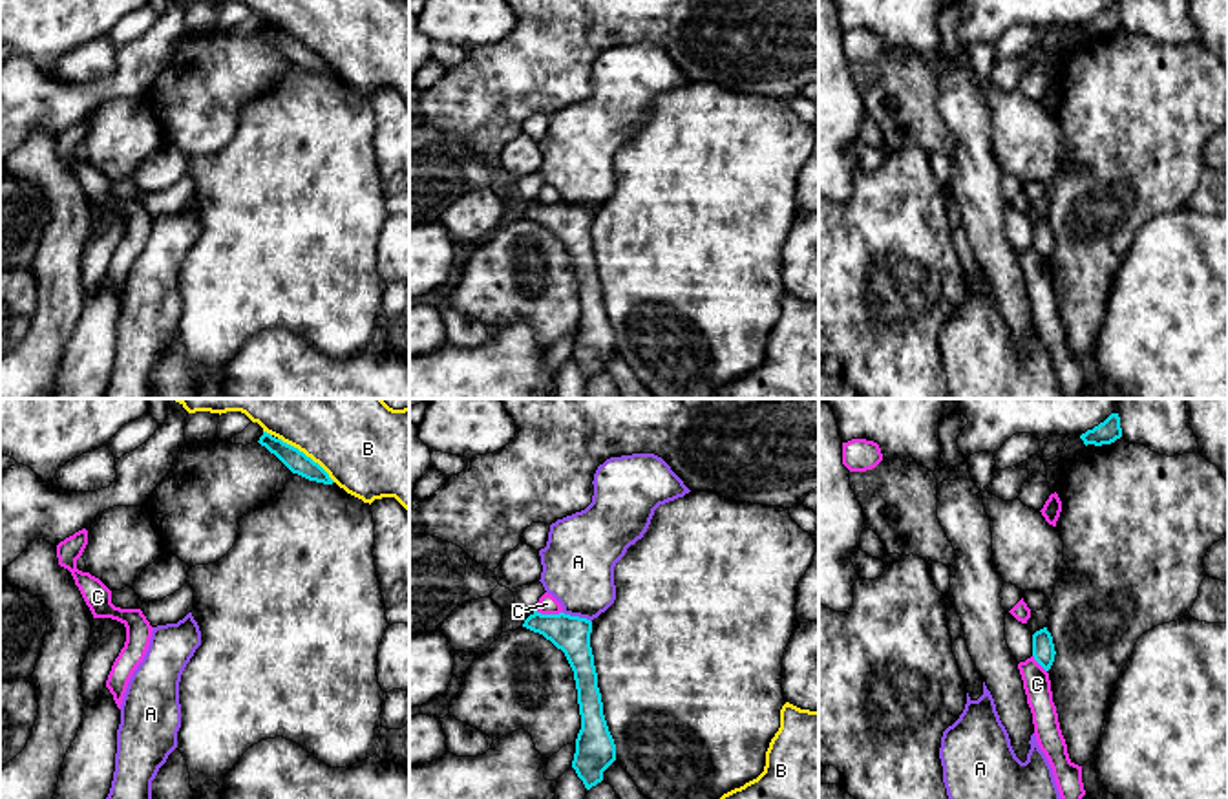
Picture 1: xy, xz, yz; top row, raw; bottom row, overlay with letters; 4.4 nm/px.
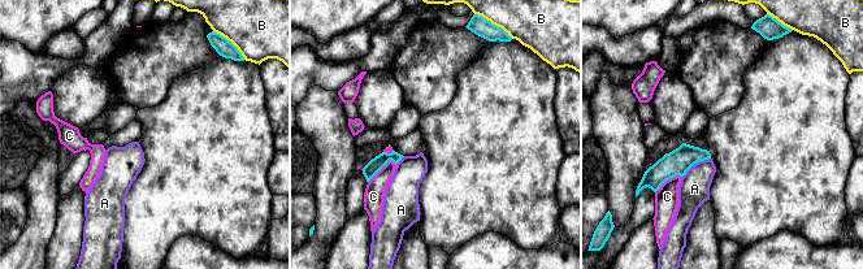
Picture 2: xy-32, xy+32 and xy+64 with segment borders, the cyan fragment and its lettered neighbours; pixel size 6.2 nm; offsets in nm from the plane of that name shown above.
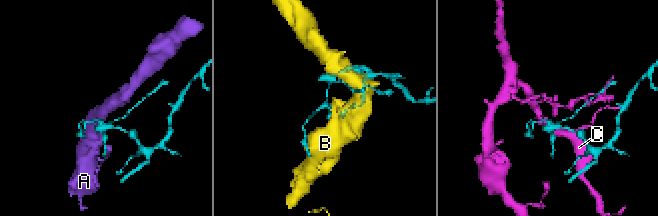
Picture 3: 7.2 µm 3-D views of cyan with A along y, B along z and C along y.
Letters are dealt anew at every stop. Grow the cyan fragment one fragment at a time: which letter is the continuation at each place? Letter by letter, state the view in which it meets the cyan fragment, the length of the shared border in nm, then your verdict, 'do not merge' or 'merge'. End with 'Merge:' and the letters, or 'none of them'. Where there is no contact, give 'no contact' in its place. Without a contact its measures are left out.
A: xz | 140 nm | do not merge
B: xy | 320 nm | do not merge
C: xz | 120 nm | do not merge
Merge: none of them

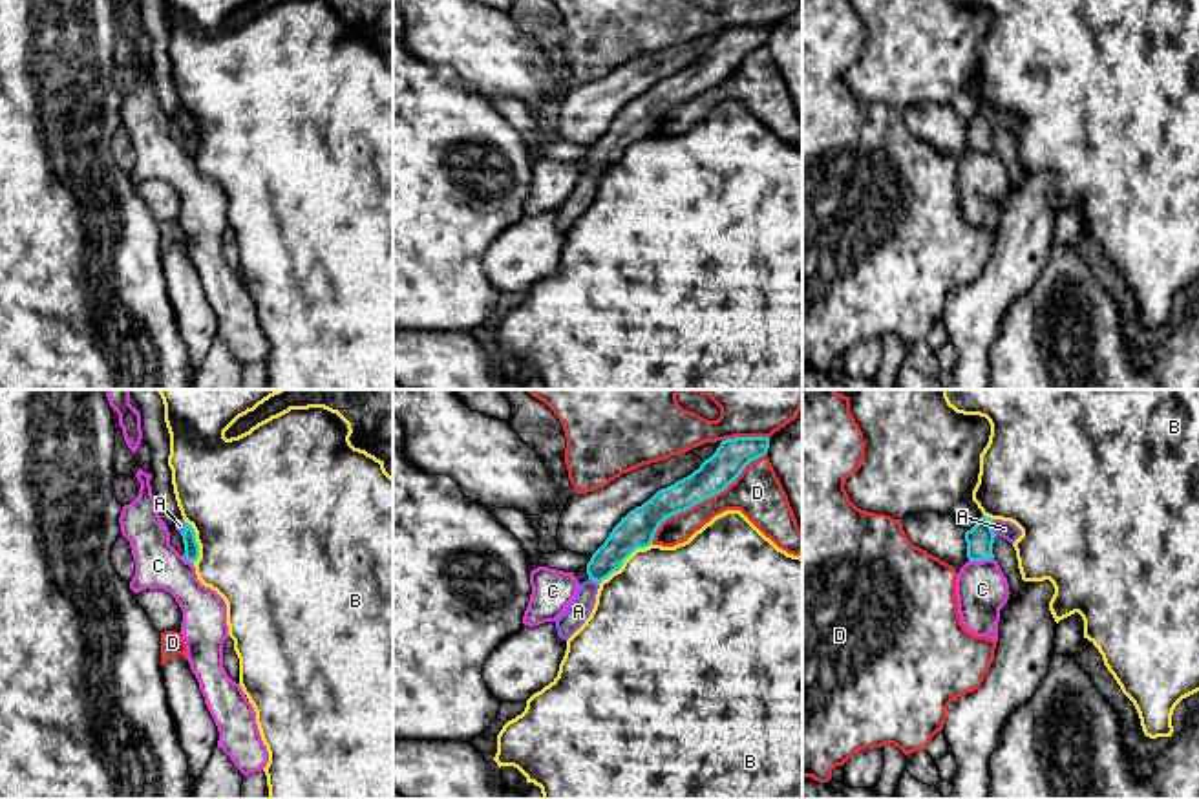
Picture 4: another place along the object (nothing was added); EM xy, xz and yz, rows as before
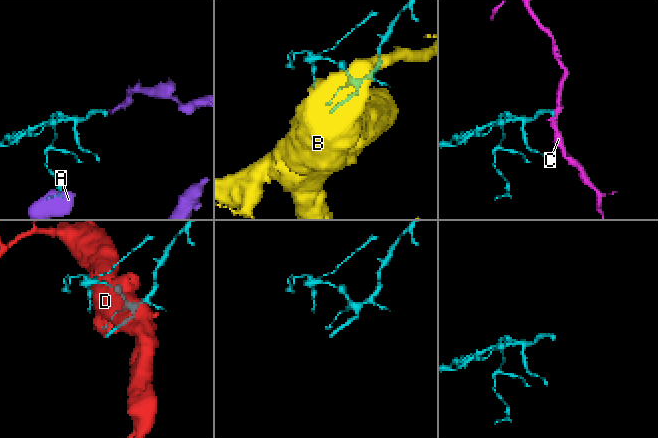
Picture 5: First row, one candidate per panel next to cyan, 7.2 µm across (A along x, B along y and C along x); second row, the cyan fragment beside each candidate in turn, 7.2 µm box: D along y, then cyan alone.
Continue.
A: yz | 80 nm | merge
B: xz | 300 nm | do not merge
C: yz | 110 nm | do not merge
D: xz | 650 nm | do not merge
Merge: A

